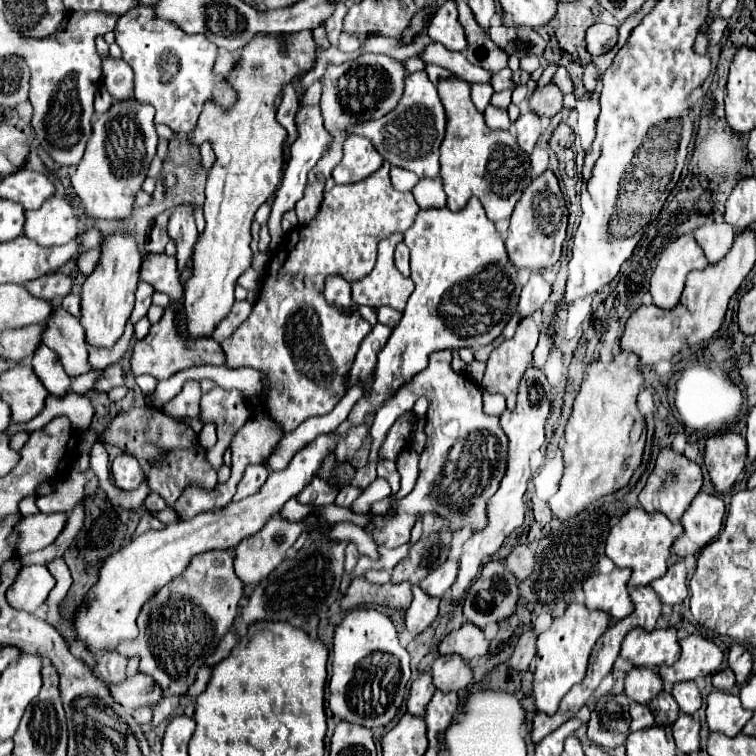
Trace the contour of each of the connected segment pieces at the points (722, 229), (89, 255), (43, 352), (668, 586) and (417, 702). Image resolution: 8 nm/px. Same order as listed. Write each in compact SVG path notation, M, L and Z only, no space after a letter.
M708 223L694 231L698 245L704 249L710 263L720 261L728 253L734 241L734 227L728 223Z
M88 249L88 251L84 251L84 253L78 257L78 271L80 271L80 275L88 277L88 275L92 273L92 269L96 267L98 257L100 257L100 251L98 251L98 249Z
M40 345L40 349L36 351L36 357L32 359L32 367L38 379L52 395L60 395L64 393L64 389L68 389L70 377L64 373L64 367L60 365L56 353L52 353L46 345Z
M682 561L674 563L672 567L668 567L666 575L652 581L650 585L654 587L654 591L658 593L660 601L666 605L680 605L686 595L688 595L688 585L686 585L686 567Z
M422 673L410 687L410 697L408 697L408 713L420 717L432 699L436 687L432 685L432 677L428 673Z

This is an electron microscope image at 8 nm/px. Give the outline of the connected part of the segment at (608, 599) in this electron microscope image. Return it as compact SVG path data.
M614 569L608 575L596 573L584 581L586 607L606 611L612 619L624 619L634 611L634 603L628 595L626 583L630 569Z

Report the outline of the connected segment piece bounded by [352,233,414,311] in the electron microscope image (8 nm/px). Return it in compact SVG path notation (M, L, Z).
M392 233L378 245L378 261L370 275L352 281L352 299L356 305L370 305L374 309L388 305L398 311L404 309L414 281L404 277L394 265L394 247L404 239L404 233Z

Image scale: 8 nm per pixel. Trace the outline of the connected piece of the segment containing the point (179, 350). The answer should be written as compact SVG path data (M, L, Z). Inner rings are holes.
M170 303L164 309L162 319L152 325L150 333L142 339L136 341L134 345L134 355L132 355L132 371L134 375L148 373L156 379L168 379L174 373L196 367L196 365L224 365L224 353L220 353L220 345L214 341L214 337L190 337L190 333L180 333L178 329L178 317L184 317L184 311L180 305Z

